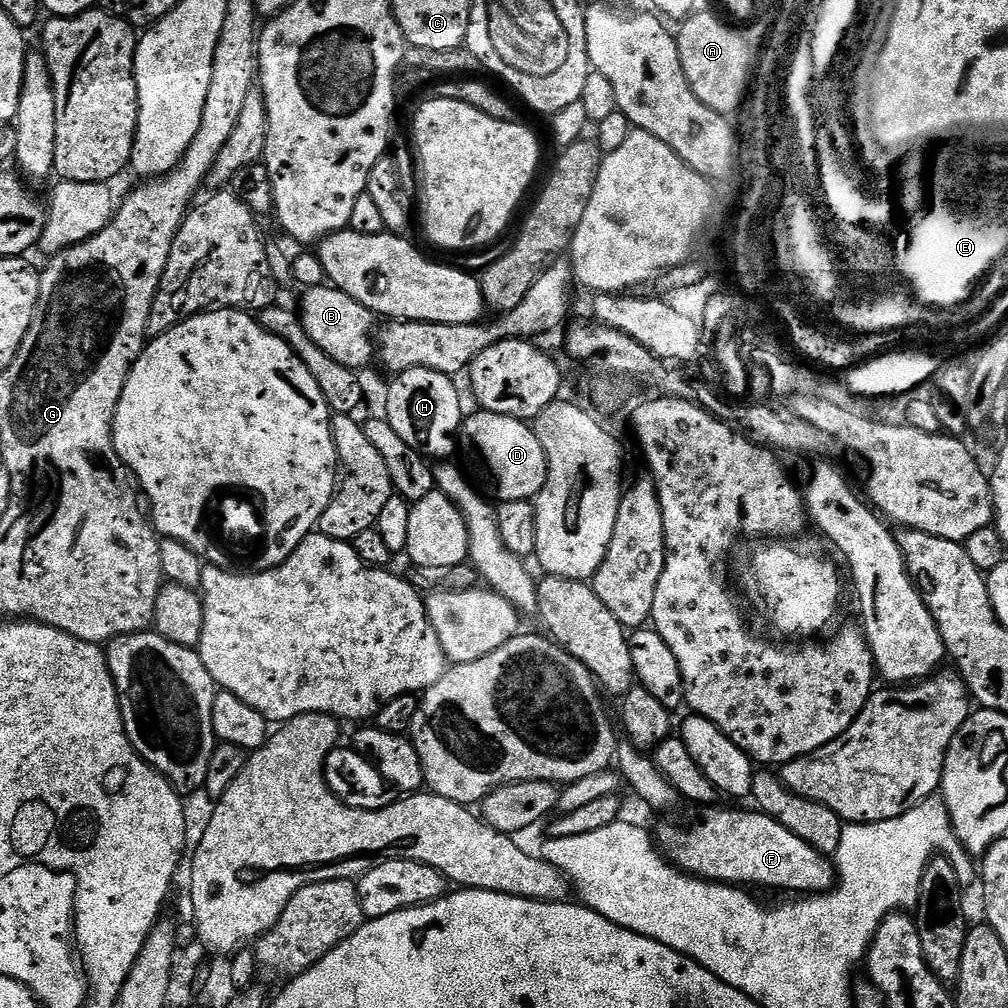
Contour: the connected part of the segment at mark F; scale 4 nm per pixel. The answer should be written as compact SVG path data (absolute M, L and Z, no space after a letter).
M704 806L685 824L664 820L654 828L654 839L660 855L669 864L709 882L748 886L761 884L764 888L781 888L792 894L827 892L836 882L833 861L814 846L802 842L798 834L790 834L786 826L759 810L743 812L740 808Z

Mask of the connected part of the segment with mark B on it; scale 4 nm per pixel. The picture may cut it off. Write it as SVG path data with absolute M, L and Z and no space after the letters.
M320 284L317 288L305 288L298 307L298 315L306 334L314 338L317 346L322 346L330 358L342 362L342 366L363 370L371 360L374 360L374 313L362 306L350 294L329 286Z

